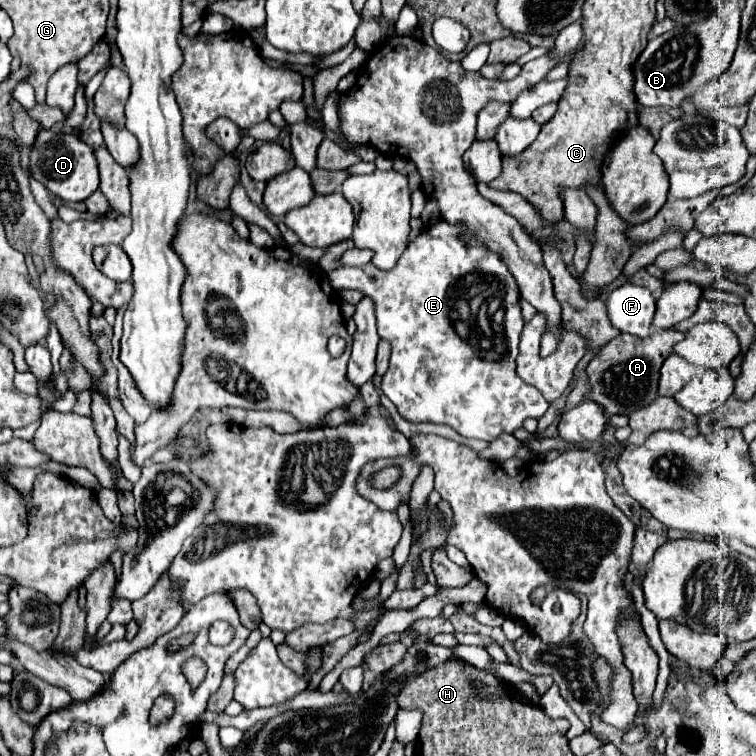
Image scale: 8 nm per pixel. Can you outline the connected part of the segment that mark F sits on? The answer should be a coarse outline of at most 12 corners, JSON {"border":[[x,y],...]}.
{"border":[[626,282],[606,298],[620,332],[650,334],[656,300]]}

